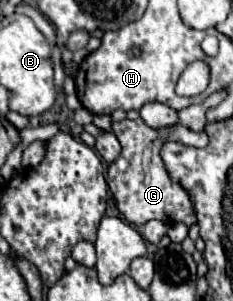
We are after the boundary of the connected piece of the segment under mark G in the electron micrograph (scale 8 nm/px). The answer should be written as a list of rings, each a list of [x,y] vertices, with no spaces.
[[[141,118],[115,122],[111,128],[113,128],[117,140],[121,142],[123,150],[121,150],[119,158],[107,170],[107,184],[115,196],[119,212],[127,218],[127,222],[131,222],[137,228],[149,220],[161,220],[165,224],[183,222],[187,226],[193,226],[197,222],[195,212],[193,212],[193,202],[191,202],[189,194],[185,192],[185,188],[181,188],[181,184],[173,182],[169,172],[165,172],[165,164],[161,160],[161,146],[165,142],[173,140],[173,142],[179,142],[185,146],[203,148],[209,142],[207,134],[193,132],[181,124],[171,126],[171,128],[153,130]]]

